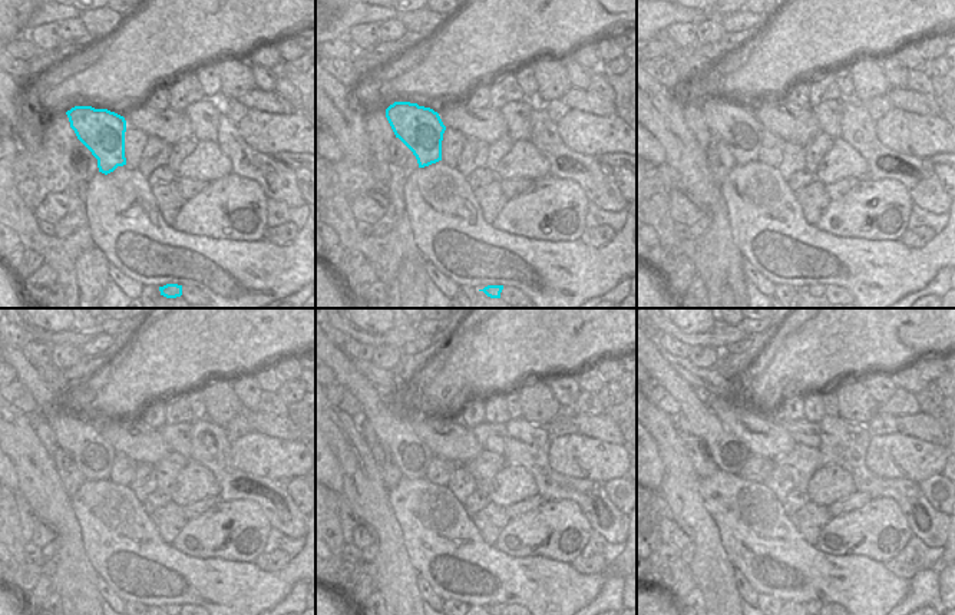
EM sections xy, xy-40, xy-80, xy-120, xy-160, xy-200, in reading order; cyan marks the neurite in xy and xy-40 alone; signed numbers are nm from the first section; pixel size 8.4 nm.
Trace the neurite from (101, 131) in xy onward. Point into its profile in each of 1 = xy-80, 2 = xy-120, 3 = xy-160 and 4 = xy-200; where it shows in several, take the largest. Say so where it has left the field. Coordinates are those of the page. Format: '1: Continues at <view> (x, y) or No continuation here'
1: Continues at xy-80 (736, 125)
2: Continues at xy-120 (93, 455)
3: Continues at xy-160 (410, 453)
4: Continues at xy-200 (729, 453).

